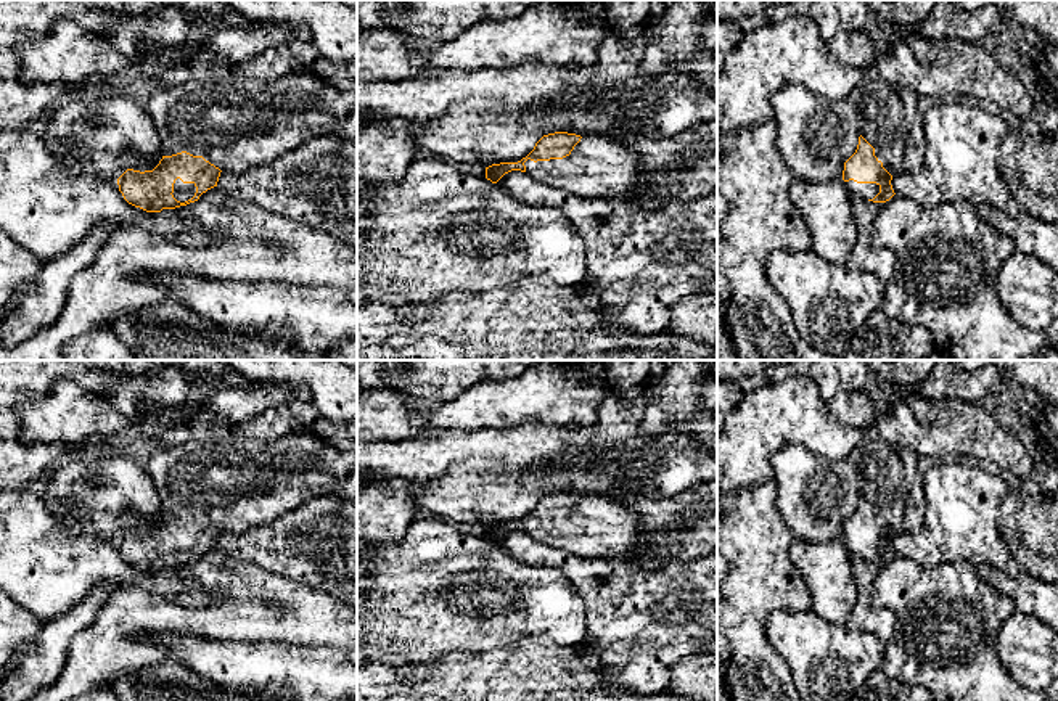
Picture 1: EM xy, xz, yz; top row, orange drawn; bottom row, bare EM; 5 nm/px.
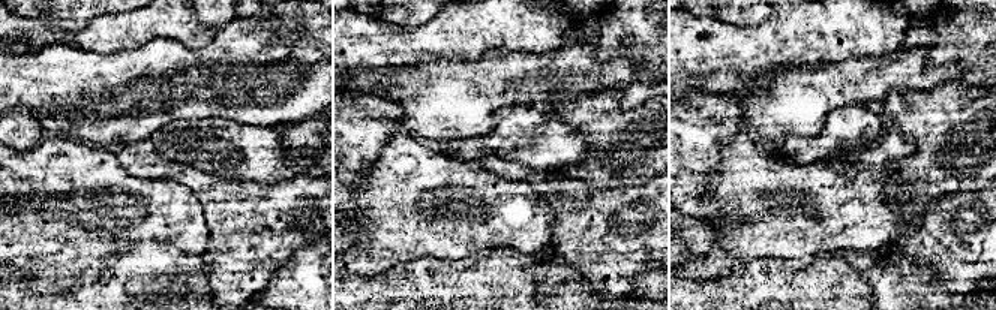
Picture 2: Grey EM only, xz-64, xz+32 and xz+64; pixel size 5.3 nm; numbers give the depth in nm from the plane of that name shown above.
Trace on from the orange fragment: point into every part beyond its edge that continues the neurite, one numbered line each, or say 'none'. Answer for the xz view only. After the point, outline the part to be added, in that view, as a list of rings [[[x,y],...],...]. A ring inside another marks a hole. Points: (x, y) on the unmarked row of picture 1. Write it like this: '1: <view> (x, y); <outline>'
1: xz (597, 528); [[[584,495],[569,516],[524,523],[526,534],[584,560],[630,561],[640,543],[640,518],[603,495]]]

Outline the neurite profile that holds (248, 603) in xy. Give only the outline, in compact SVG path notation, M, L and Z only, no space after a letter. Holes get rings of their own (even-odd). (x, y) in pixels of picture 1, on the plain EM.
M219 547L175 571L182 577L198 580L212 600L207 605L193 606L169 601L138 587L114 592L95 621L72 638L56 682L26 701L71 701L92 690L106 688L116 677L167 661L169 654L153 642L156 633L227 642L281 642L357 651L357 608L323 590L235 560Z

